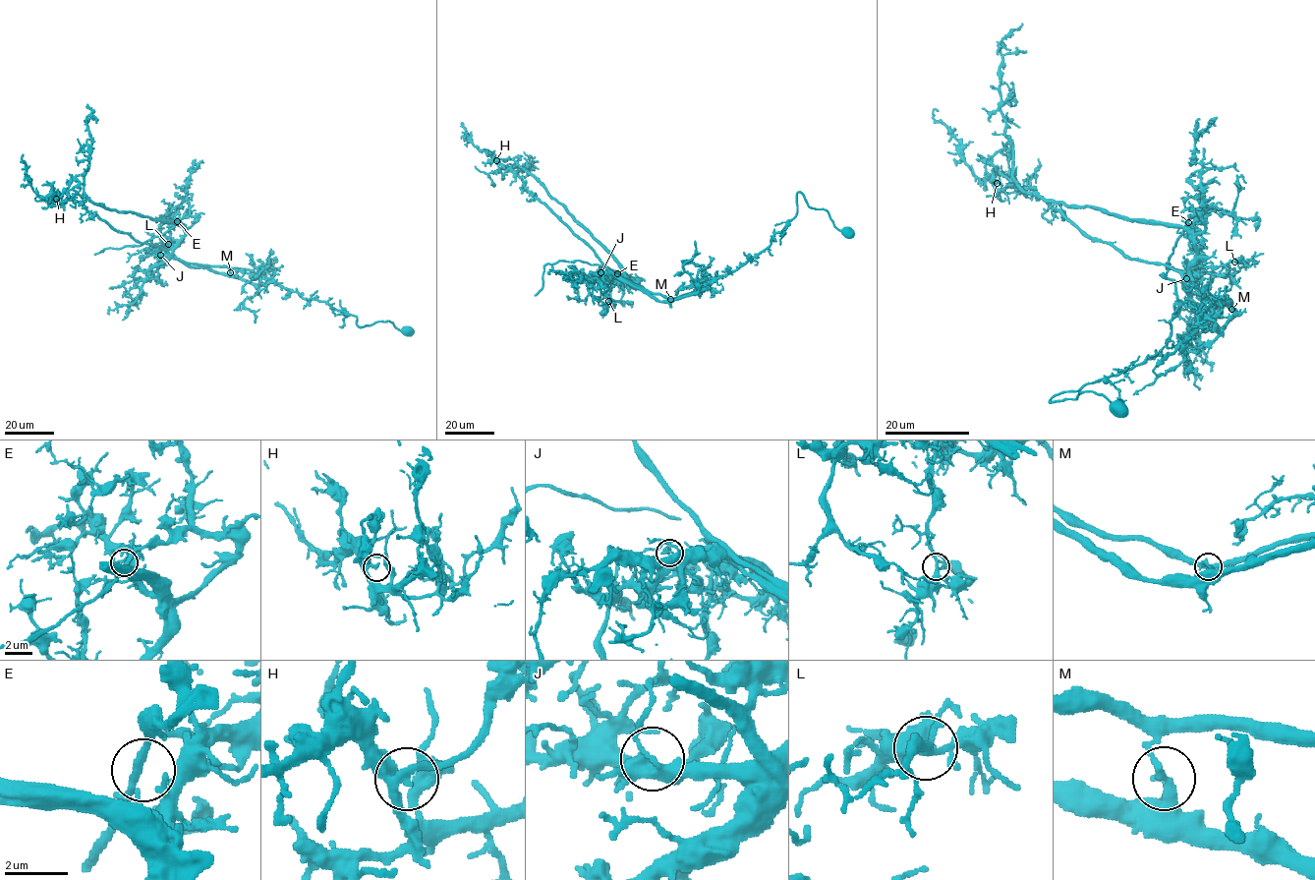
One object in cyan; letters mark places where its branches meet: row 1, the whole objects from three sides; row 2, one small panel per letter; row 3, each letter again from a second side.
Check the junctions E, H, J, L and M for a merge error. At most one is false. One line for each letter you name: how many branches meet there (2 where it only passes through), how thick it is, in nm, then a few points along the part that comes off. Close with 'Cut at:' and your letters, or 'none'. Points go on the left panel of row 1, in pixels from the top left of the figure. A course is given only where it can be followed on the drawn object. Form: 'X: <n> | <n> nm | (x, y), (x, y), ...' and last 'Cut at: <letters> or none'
M: 2 | 280 nm | (231, 272), (226, 266), (175, 260), (160, 246), (137, 242), (91, 213), (82, 202), (39, 197), (23, 155)
Cut at: M

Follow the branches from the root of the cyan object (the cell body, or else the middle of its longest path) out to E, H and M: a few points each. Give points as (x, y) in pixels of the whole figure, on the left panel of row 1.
E: (408, 330), (389, 321), (359, 326), (356, 316), (248, 269), (180, 262), (173, 248), (185, 229), (177, 221)
H: (408, 330), (389, 321), (359, 326), (356, 316), (248, 269), (180, 262), (114, 230), (83, 202), (56, 199)
M: (408, 330), (389, 321), (359, 326), (356, 316), (325, 302), (304, 299), (248, 269), (231, 272)

